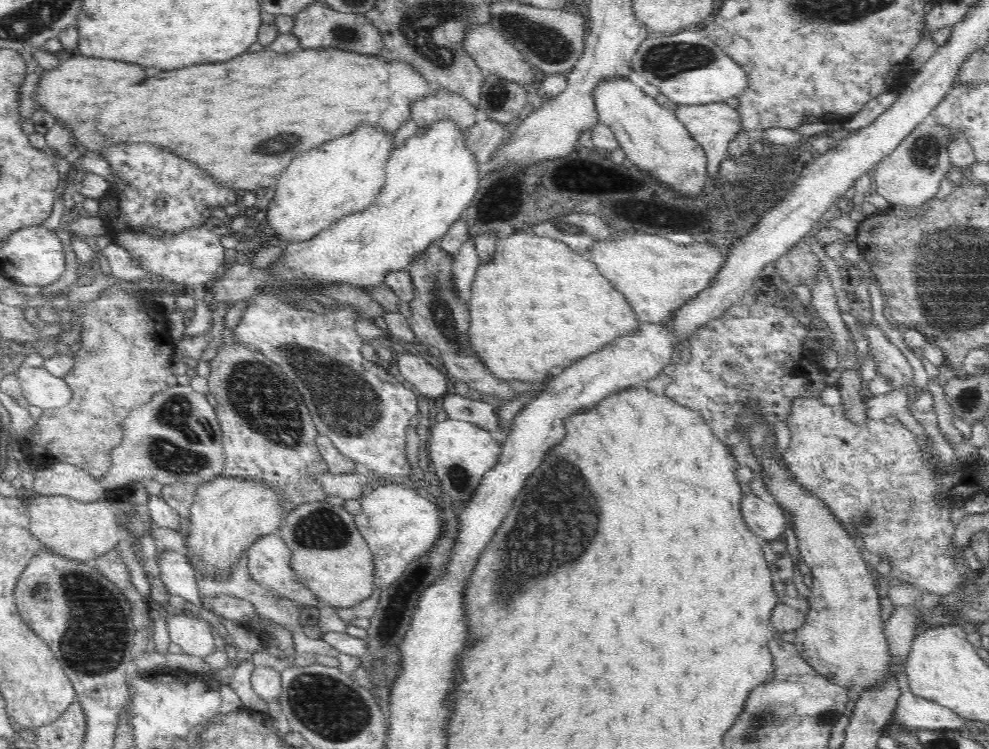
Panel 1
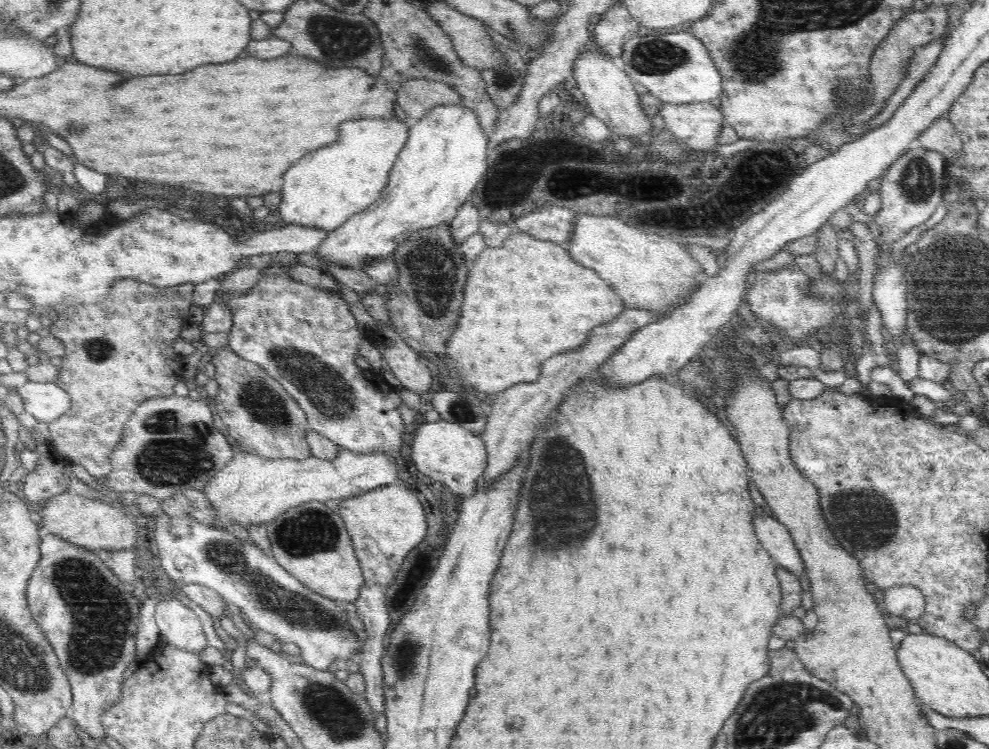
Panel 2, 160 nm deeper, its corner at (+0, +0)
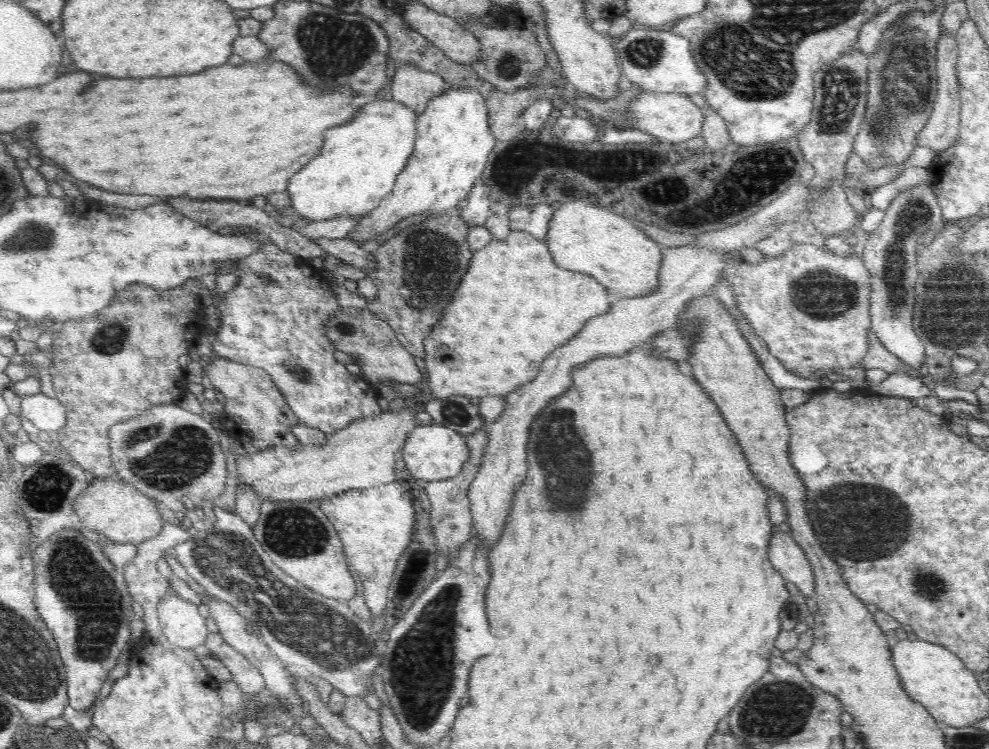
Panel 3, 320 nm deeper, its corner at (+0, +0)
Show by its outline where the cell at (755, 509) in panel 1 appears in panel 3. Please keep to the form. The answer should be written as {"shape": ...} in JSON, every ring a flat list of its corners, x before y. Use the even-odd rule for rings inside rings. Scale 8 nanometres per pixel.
{"shape":[[772,532,768,558,787,582,795,584,808,598,814,598,814,575,802,547,790,533]]}

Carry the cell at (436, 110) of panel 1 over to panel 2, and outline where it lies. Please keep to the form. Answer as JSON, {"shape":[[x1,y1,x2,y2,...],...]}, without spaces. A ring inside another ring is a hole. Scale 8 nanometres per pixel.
{"shape":[[408,79,399,84,397,104,410,121,419,121,435,106,462,105,462,98,450,85,426,79]]}

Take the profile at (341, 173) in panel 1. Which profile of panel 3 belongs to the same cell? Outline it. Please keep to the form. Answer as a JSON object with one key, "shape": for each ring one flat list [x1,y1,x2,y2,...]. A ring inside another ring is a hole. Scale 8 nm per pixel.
{"shape":[[378,99,362,102,359,111,348,122,324,132,324,146,318,156,311,158,289,180,287,191,292,204,290,212,297,212,307,222,368,214,392,192,396,178,408,164,417,137,416,120,417,114,400,102]]}

